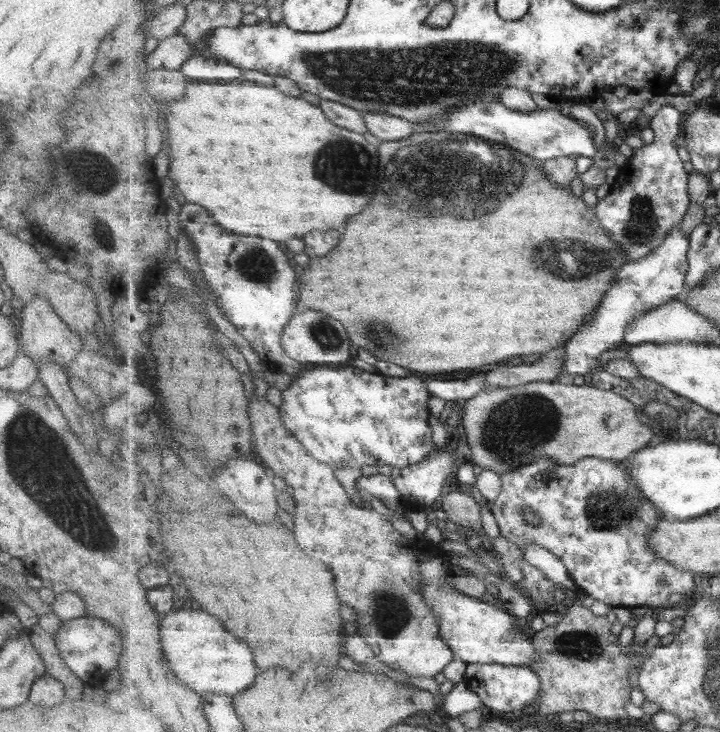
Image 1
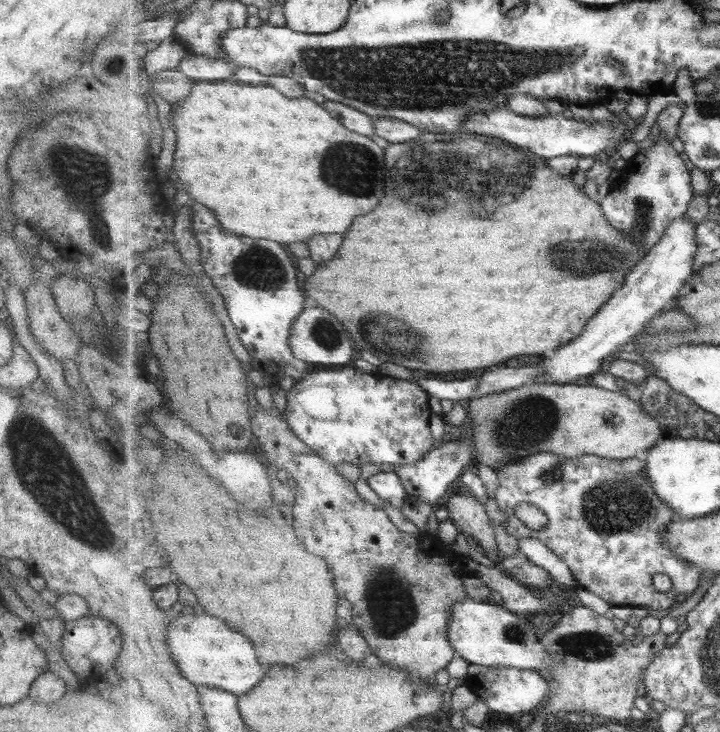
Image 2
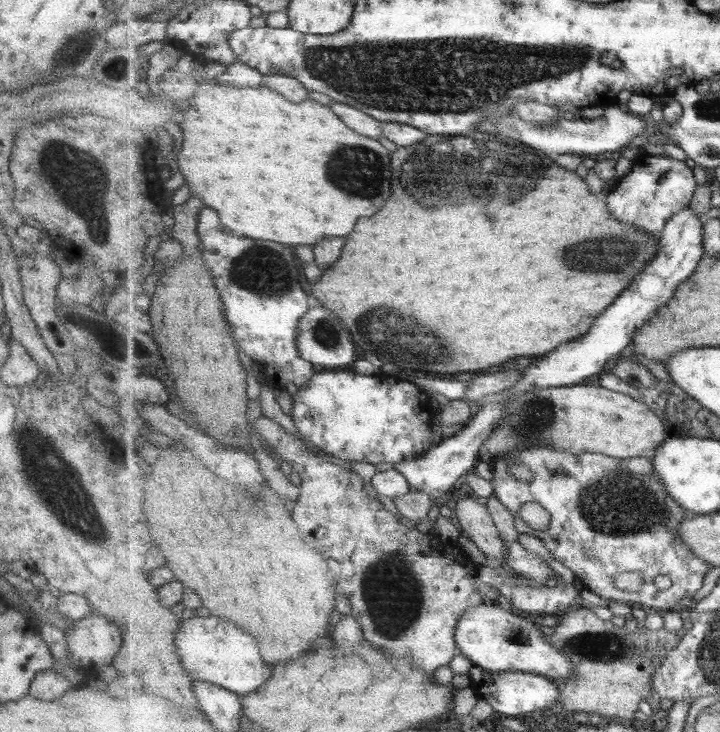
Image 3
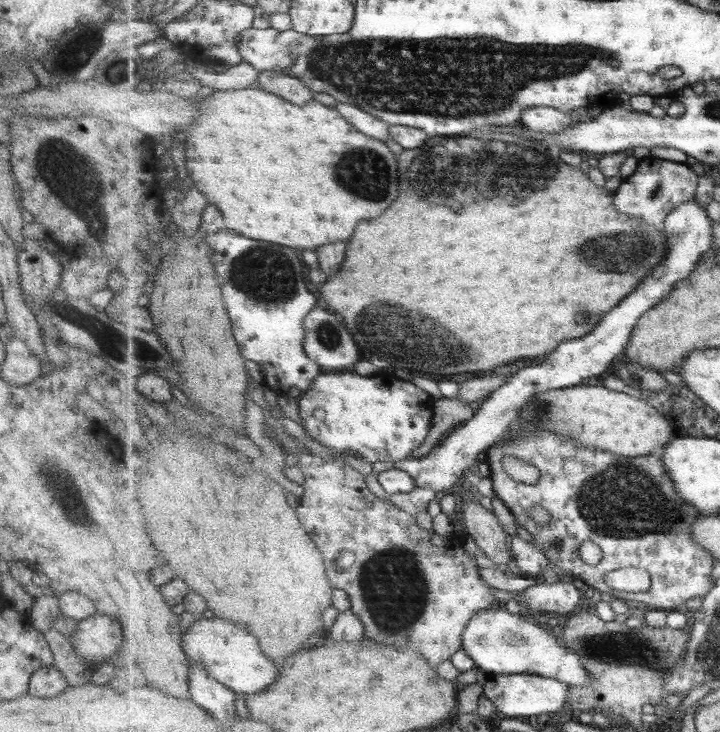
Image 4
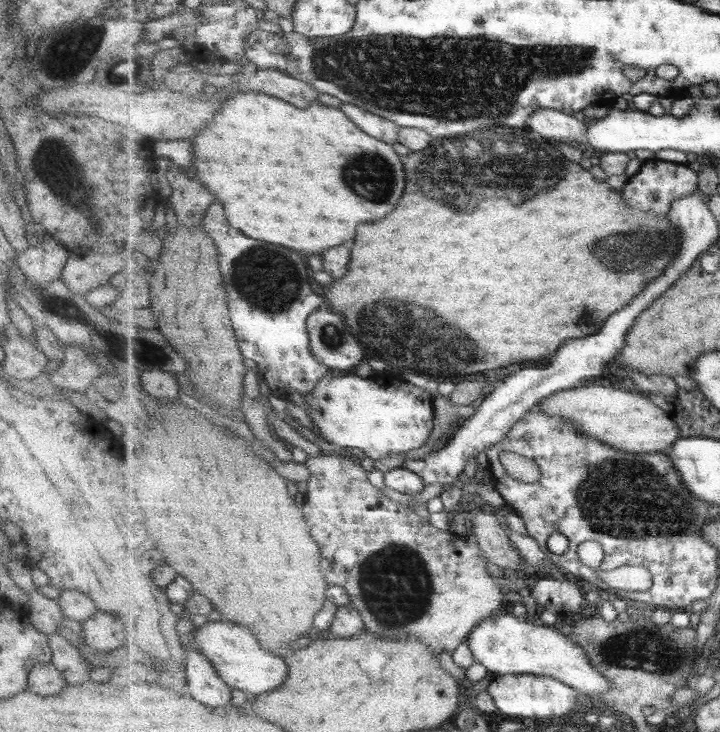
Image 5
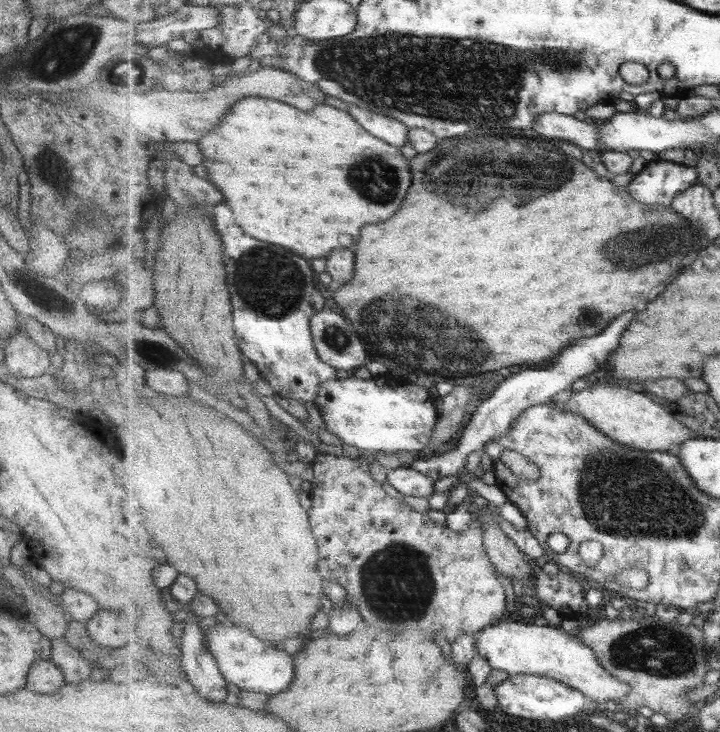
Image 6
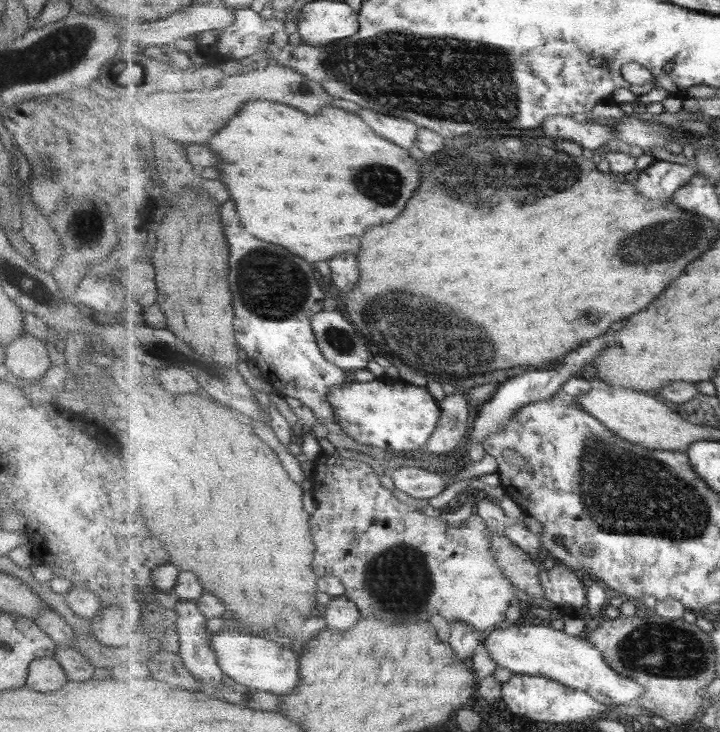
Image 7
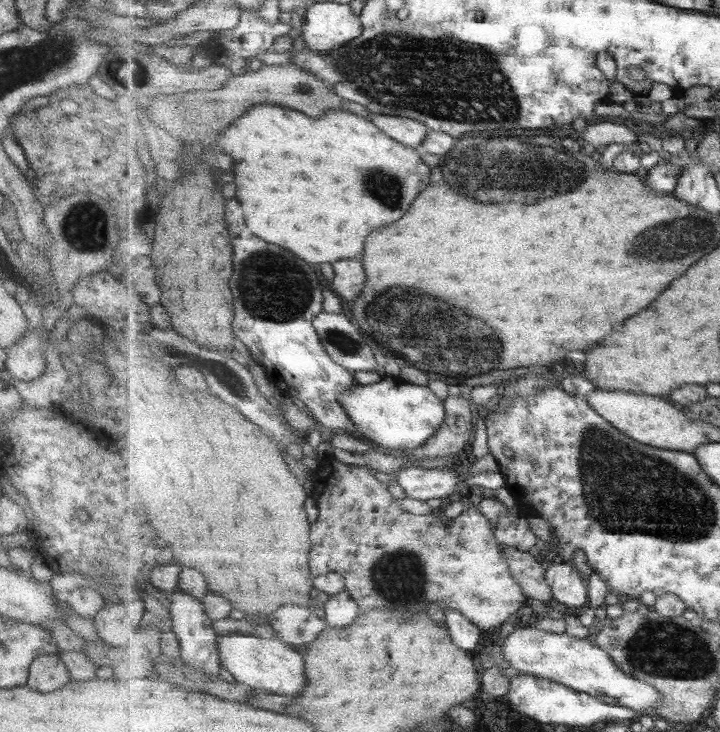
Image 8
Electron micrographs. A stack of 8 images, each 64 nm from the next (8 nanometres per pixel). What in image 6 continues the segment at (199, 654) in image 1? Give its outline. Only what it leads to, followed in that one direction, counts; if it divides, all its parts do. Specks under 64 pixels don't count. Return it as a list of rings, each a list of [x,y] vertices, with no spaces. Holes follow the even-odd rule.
[[[228,620],[218,621],[215,626],[206,628],[205,633],[207,633],[207,647],[209,647],[209,651],[213,653],[215,659],[217,659],[217,664],[223,676],[227,679],[227,682],[231,682],[240,689],[245,689],[251,693],[265,693],[266,695],[285,692],[293,684],[295,678],[295,659],[281,647],[278,647],[278,645],[261,640],[251,630],[245,630],[241,626],[233,625]]]

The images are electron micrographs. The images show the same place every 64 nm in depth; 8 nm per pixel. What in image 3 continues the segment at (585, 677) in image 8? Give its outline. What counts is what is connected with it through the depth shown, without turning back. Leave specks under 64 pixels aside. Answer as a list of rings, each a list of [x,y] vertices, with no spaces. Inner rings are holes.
[[[495,603],[471,606],[461,614],[456,639],[457,647],[473,661],[474,666],[479,665],[491,672],[533,672],[548,679],[571,678],[575,672],[573,661],[551,644],[538,625]]]

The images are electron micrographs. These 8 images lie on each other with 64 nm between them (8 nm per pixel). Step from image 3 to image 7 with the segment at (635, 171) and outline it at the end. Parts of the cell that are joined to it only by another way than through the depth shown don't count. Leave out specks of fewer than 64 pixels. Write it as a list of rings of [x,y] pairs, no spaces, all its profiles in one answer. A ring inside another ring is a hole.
[[[657,160],[639,173],[634,184],[644,197],[673,201],[676,192],[691,183],[697,172],[694,162],[683,165]]]

